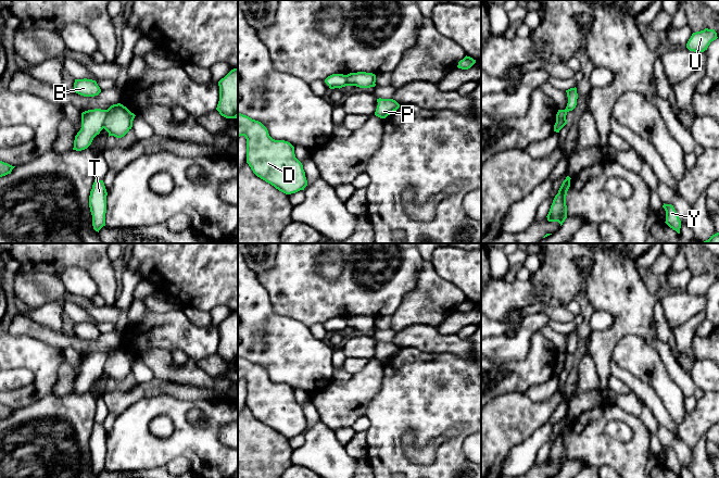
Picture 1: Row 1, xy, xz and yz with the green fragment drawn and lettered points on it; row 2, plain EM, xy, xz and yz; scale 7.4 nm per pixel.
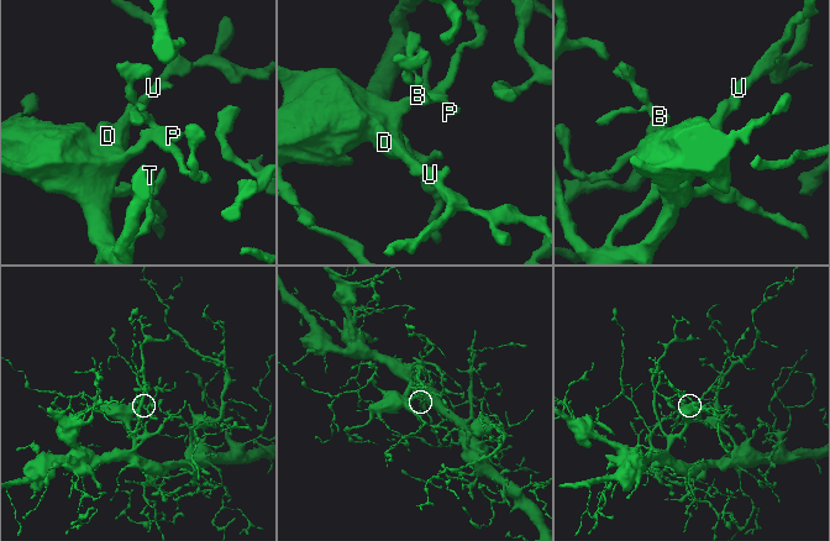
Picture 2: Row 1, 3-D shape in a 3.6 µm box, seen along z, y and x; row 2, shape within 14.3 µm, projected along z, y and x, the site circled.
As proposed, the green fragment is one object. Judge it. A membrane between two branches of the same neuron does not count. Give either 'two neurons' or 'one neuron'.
two neurons

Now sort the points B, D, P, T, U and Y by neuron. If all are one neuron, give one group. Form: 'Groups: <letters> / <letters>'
Groups: B P / D T U Y

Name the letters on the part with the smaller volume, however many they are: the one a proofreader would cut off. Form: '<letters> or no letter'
B, P

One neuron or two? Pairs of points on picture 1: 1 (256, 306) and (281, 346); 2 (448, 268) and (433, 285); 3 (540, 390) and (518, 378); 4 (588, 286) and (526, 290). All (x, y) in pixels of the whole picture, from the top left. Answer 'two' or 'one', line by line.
1: one
2: two
3: two
4: two

